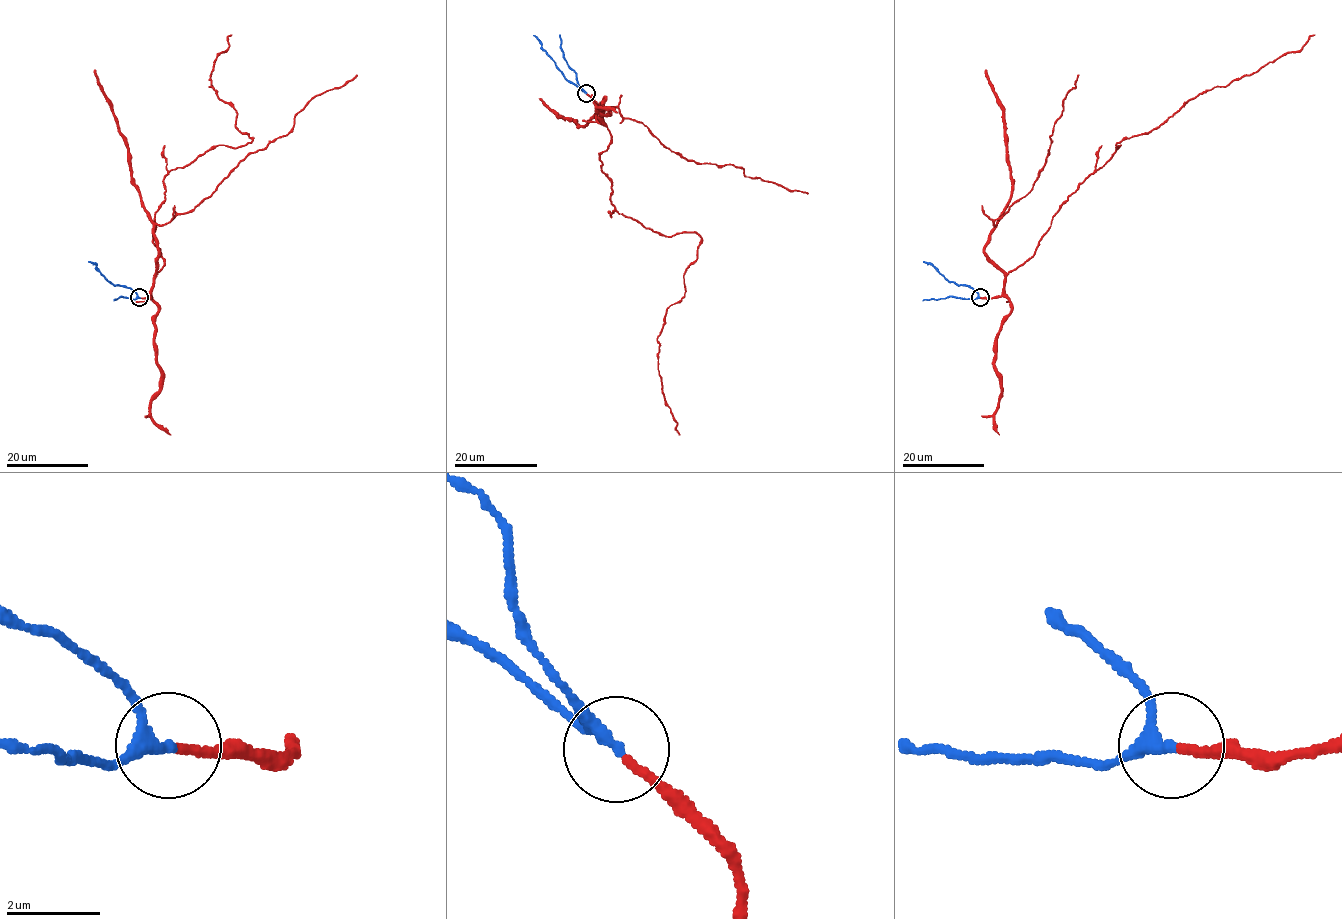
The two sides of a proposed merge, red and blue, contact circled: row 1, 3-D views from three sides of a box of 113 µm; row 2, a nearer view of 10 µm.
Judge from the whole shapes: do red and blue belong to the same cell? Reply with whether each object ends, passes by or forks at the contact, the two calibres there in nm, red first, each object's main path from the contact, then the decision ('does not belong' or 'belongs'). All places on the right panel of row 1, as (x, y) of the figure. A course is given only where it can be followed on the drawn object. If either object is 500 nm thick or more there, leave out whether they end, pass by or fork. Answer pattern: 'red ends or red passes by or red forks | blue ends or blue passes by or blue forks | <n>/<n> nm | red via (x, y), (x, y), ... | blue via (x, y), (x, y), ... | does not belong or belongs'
red ends | blue passes by | 180/240 nm | red via (980, 297), (1002, 295), (1005, 276), (1029, 258), (1052, 217), (1116, 144), (1315, 34) | blue via (979, 297), (971, 287), (957, 285), (923, 262) | belongs

